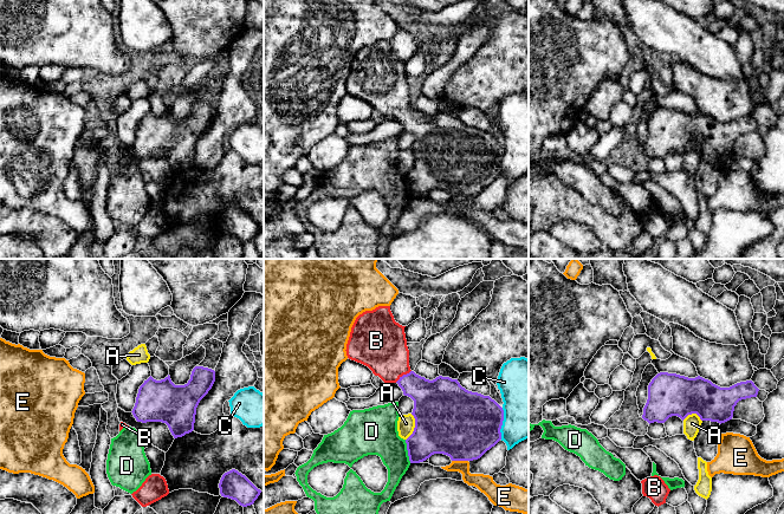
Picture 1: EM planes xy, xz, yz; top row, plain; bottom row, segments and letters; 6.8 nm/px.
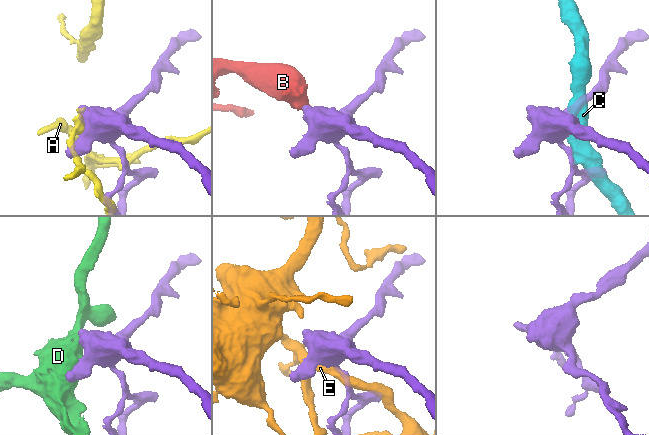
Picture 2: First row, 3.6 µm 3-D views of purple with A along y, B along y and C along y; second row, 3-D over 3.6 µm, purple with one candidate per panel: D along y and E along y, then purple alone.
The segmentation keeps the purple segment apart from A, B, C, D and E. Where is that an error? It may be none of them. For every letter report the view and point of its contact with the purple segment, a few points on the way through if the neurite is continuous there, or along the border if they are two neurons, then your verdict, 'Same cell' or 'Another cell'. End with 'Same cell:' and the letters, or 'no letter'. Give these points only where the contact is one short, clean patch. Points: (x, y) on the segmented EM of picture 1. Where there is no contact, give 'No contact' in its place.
A: Touches purple at xz (415, 427). Another cell
B: Touches purple at xz (403, 375). Path across: xz (432, 398), (403, 375), (389, 360), (382, 346). Same cell
C: Touches purple at xz (501, 423). Another cell
D: Touches purple at xz (408, 451). Another cell
E: Touches purple at xz (460, 460). Another cell
Same cell: B

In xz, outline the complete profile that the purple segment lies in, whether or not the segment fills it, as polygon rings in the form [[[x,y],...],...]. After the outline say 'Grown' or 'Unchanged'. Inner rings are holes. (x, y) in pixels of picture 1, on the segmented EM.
[[[378,306],[372,311],[363,312],[356,318],[351,327],[345,350],[348,358],[368,366],[384,383],[397,383],[403,395],[414,401],[412,415],[415,418],[415,428],[413,434],[406,440],[410,463],[423,462],[434,454],[447,455],[452,461],[473,461],[480,458],[501,440],[503,408],[490,396],[466,390],[460,385],[458,379],[439,376],[429,380],[412,371],[404,327],[395,321],[390,306]]]. Grown

